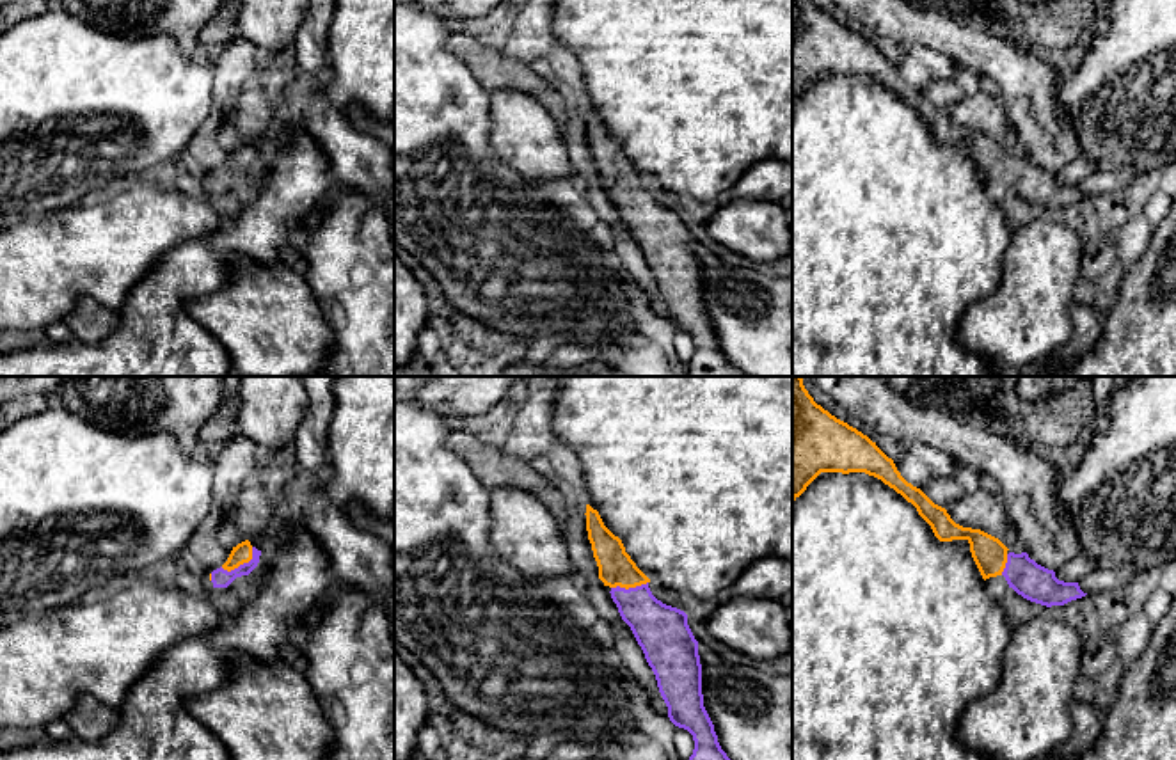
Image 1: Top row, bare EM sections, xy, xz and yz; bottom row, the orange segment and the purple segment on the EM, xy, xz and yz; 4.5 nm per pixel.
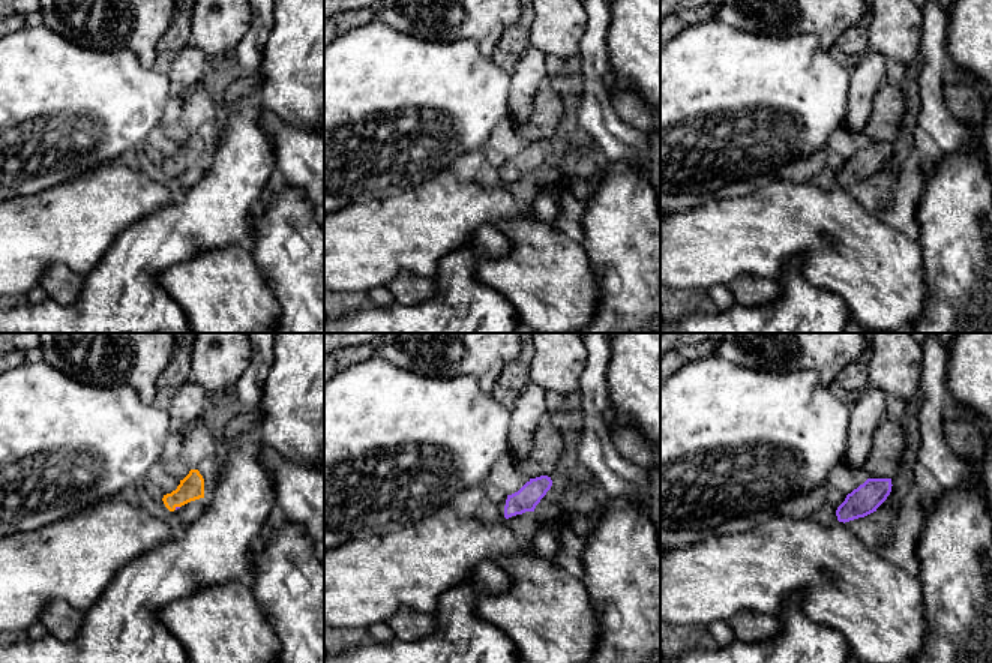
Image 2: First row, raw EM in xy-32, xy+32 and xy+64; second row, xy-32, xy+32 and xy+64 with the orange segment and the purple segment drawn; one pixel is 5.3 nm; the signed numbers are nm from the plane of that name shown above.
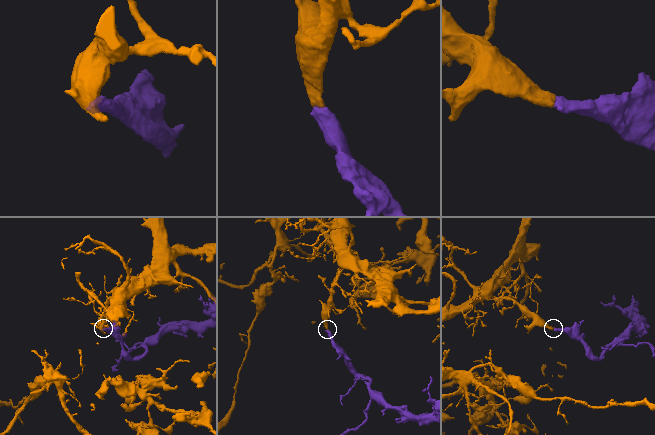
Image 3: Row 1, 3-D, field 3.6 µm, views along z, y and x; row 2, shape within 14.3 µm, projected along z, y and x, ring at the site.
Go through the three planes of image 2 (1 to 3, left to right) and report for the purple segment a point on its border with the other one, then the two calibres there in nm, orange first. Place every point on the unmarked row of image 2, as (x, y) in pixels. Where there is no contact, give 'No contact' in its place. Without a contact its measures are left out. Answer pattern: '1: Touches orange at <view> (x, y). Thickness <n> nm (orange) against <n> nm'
1: Touches orange at xy-32 (176, 170). Thickness 140 nm (orange) against 20 nm
2: No contact
3: No contact

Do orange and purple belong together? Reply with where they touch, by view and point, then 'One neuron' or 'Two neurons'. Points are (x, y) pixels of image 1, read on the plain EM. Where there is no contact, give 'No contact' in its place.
Touches orange at xy (240, 166). One neuron

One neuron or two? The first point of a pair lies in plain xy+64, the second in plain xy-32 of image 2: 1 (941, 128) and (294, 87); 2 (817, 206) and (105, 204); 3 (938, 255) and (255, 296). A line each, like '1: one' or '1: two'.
1: two
2: one
3: two

